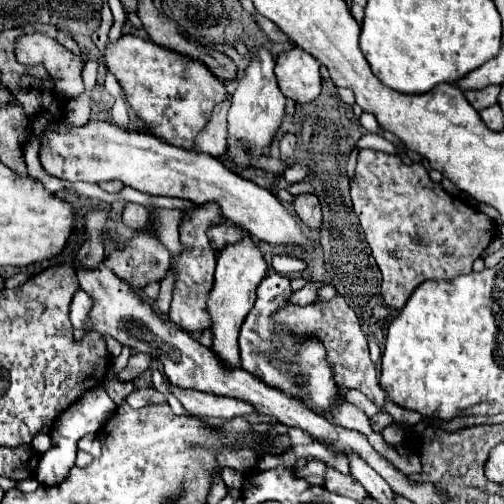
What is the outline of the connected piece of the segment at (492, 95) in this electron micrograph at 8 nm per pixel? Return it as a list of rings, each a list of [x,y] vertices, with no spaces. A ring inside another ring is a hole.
[[[492,84],[492,86],[486,86],[486,88],[482,88],[482,90],[466,90],[464,96],[468,98],[468,102],[470,102],[476,110],[484,110],[484,108],[496,104],[498,92],[500,92],[500,86],[498,86],[498,84]]]

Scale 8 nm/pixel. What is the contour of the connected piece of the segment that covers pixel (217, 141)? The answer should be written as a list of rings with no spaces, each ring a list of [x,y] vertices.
[[[230,96],[214,108],[210,122],[198,134],[198,140],[196,140],[196,150],[198,152],[206,152],[206,154],[216,156],[216,158],[226,154],[226,120],[228,120],[228,110],[230,110]]]

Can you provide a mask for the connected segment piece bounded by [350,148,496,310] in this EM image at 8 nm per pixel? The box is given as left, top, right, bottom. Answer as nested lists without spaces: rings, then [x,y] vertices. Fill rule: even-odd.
[[[362,148],[358,152],[358,166],[354,180],[350,184],[350,196],[354,212],[360,216],[360,226],[364,230],[366,242],[372,248],[372,256],[382,272],[382,300],[384,306],[400,310],[414,288],[430,278],[450,280],[460,274],[472,272],[472,262],[480,258],[484,248],[490,244],[494,222],[480,210],[464,204],[460,198],[450,196],[442,190],[440,184],[428,178],[426,168],[420,162],[404,164],[400,156],[386,152]]]

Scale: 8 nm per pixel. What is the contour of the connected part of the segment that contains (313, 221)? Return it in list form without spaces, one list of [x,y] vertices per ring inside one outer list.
[[[300,194],[294,200],[294,208],[298,218],[312,230],[320,230],[322,226],[322,212],[320,212],[320,202],[314,194]]]

